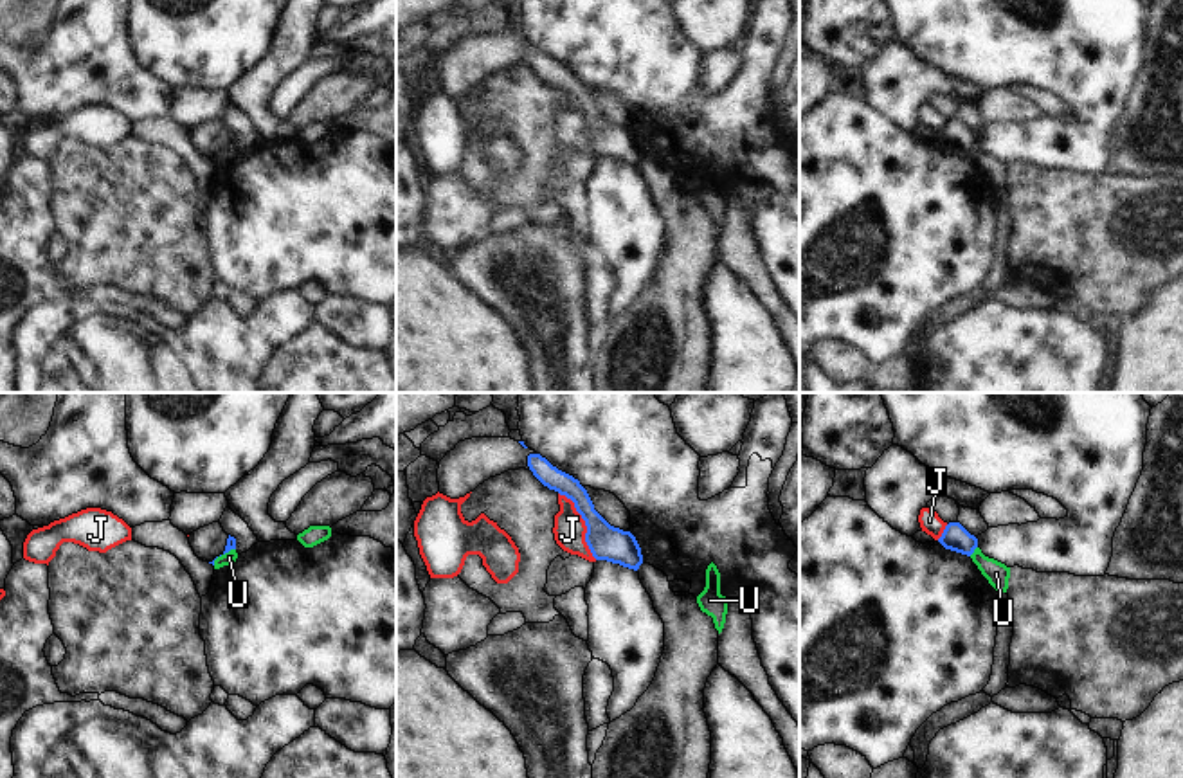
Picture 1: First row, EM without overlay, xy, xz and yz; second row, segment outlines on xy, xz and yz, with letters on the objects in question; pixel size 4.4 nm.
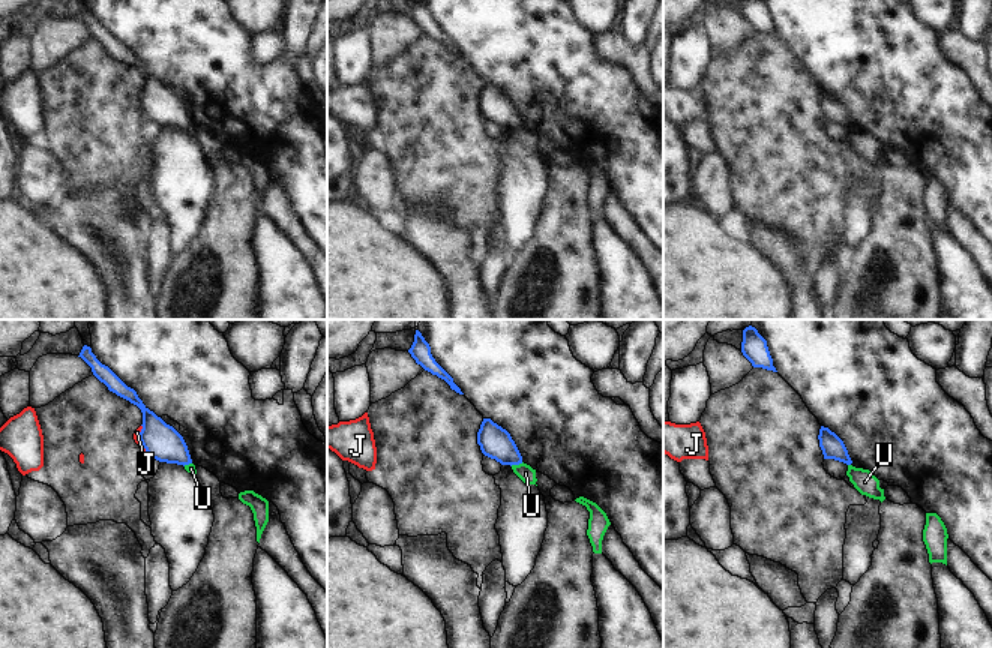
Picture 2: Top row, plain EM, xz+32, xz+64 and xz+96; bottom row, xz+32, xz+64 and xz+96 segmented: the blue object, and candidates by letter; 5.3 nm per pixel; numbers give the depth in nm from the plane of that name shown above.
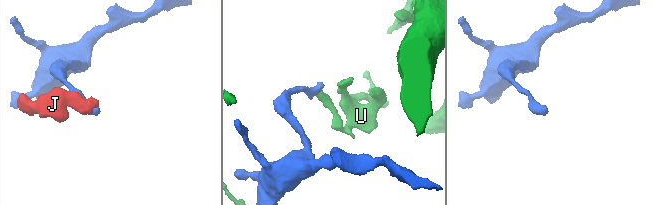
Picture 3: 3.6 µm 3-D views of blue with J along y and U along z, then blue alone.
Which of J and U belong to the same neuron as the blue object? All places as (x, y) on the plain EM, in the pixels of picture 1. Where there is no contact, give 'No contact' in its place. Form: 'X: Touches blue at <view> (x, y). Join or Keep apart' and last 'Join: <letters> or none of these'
J: Touches blue at xz (586, 121). Keep apart
U: Touches blue at yz (973, 148). Keep apart
Join: none of these.

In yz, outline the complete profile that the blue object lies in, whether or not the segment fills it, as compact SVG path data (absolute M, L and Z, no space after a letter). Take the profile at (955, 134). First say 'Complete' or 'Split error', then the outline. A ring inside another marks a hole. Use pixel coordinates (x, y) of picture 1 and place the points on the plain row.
Complete. M949 119L938 139L951 148L971 153L978 144L978 135L971 131L960 119Z

